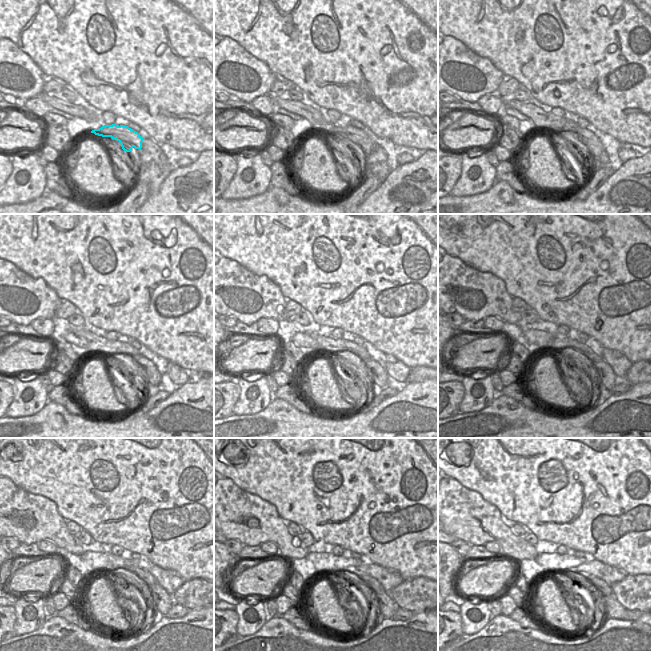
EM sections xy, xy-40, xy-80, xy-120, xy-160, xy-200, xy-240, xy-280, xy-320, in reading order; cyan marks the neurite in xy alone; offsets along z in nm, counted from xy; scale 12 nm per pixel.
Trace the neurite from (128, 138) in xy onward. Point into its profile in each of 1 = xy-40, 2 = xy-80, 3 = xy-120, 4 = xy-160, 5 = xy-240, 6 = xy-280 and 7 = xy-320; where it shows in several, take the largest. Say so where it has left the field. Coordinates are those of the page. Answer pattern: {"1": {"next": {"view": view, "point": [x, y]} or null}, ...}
{"1": {"next": {"view": "xy-40", "point": [359, 137]}}, "2": {"next": {"view": "xy-80", "point": [593, 145]}}, "3": {"next": {"view": "xy-120", "point": [153, 377]}}, "4": {"next": {"view": "xy-160", "point": [379, 376]}}, "5": {"next": {"view": "xy-240", "point": [160, 600]}}, "6": {"next": {"view": "xy-280", "point": [387, 607]}}, "7": {"next": {"view": "xy-320", "point": [612, 609]}}}

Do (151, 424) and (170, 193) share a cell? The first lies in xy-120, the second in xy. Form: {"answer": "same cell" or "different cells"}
{"answer": "same cell"}

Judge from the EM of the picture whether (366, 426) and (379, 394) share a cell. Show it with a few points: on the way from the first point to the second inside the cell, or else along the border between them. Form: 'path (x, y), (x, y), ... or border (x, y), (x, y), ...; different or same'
border (395, 395), (384, 399), (367, 411), (364, 410); different

